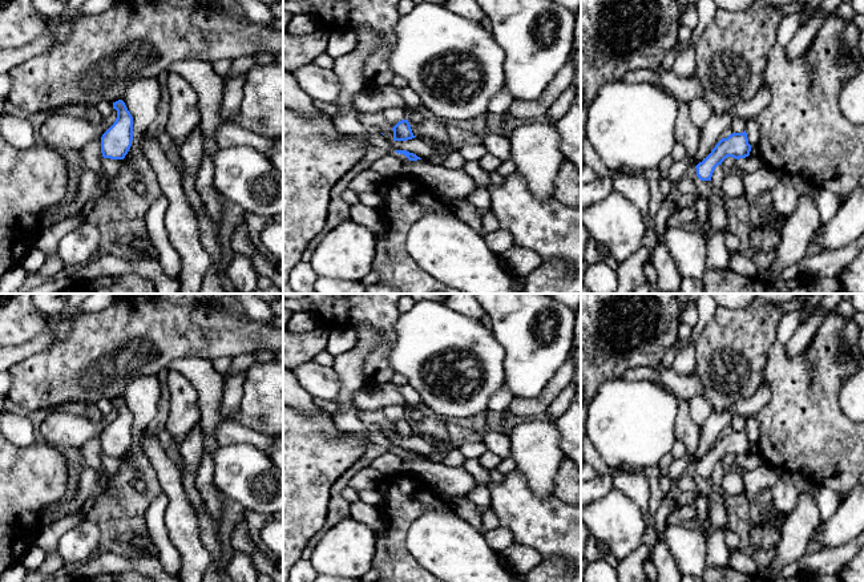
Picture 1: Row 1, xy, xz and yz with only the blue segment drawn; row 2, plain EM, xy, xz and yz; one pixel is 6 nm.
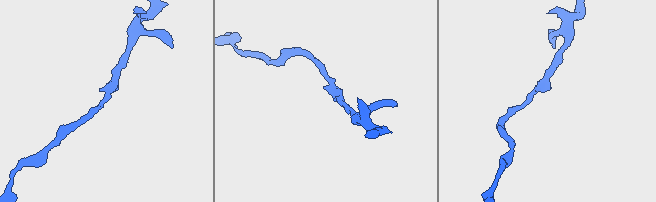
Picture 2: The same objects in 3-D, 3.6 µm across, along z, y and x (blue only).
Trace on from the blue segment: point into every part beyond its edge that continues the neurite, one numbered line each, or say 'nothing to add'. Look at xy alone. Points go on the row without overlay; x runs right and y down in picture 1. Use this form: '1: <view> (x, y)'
nothing to add

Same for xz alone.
nothing to add

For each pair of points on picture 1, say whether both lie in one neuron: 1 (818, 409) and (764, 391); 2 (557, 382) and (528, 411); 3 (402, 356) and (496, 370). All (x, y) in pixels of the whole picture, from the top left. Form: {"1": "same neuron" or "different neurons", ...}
{"1": "different neurons", "2": "same neuron", "3": "same neuron"}

